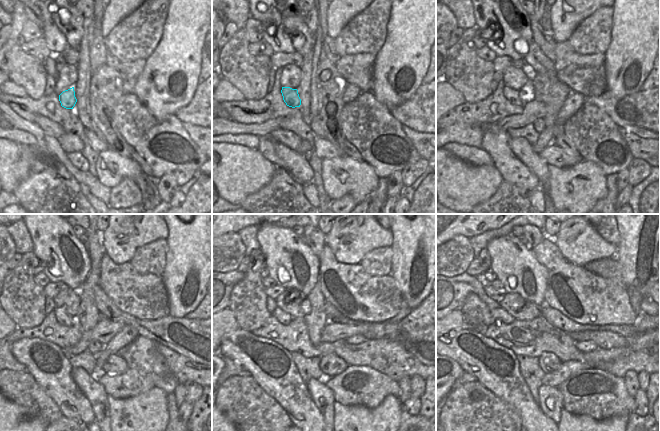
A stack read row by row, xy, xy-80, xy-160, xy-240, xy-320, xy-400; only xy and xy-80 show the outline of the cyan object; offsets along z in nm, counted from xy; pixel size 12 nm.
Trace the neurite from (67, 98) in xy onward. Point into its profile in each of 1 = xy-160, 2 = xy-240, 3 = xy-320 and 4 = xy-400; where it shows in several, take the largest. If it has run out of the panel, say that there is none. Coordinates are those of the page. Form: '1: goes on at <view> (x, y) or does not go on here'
1: goes on at xy-160 (511, 95)
2: goes on at xy-240 (63, 319)
3: goes on at xy-320 (285, 318)
4: goes on at xy-400 (499, 313)

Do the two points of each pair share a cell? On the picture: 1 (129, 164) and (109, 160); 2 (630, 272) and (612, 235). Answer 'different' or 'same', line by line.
1: same
2: different

